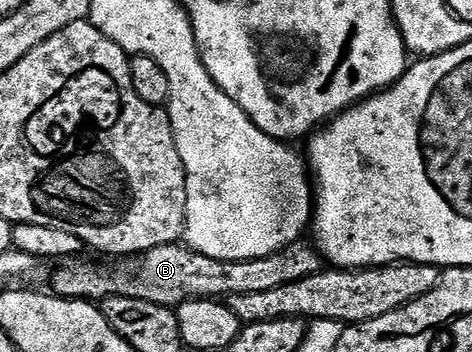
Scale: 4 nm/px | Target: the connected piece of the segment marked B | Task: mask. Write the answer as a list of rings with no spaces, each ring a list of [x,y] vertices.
[[[297,240],[284,246],[278,252],[274,252],[265,258],[254,260],[242,260],[231,262],[230,260],[214,260],[210,256],[200,254],[187,244],[173,244],[171,246],[159,246],[150,248],[145,254],[135,255],[131,260],[124,260],[121,266],[113,270],[103,270],[100,266],[72,266],[76,264],[64,264],[60,271],[52,278],[51,293],[58,298],[75,298],[87,300],[93,304],[99,303],[105,298],[113,296],[117,298],[137,298],[138,300],[150,300],[159,306],[180,306],[189,302],[192,298],[210,298],[213,300],[227,300],[230,295],[238,292],[266,292],[270,288],[282,288],[282,284],[294,284],[294,280],[302,280],[306,276],[314,276],[322,269],[320,251],[311,241]]]

